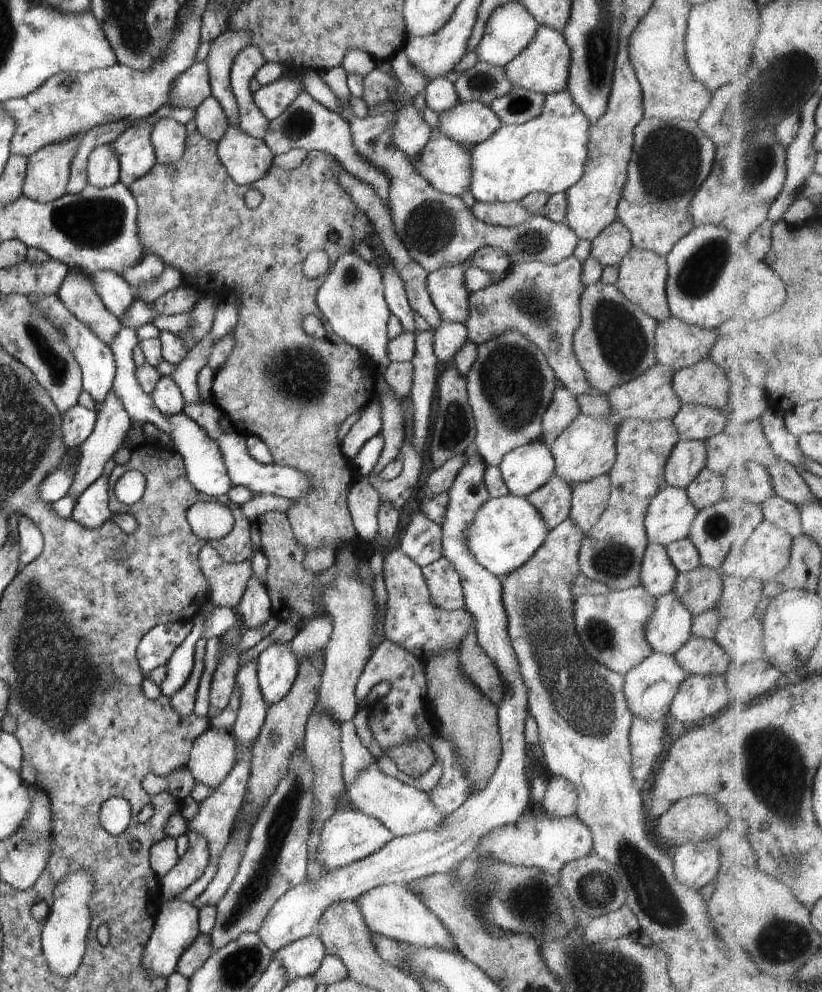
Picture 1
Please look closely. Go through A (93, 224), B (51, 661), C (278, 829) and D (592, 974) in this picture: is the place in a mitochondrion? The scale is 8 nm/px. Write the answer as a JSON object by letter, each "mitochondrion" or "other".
{"A":"mitochondrion","B":"mitochondrion","C":"mitochondrion","D":"mitochondrion"}

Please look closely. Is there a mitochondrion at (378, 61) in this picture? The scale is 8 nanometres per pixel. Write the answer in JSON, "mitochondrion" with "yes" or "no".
{"mitochondrion":"no"}

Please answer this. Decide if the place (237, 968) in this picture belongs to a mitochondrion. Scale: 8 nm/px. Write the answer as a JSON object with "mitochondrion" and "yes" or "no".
{"mitochondrion":"yes"}

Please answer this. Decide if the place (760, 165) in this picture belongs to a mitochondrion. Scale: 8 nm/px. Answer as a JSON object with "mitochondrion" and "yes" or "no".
{"mitochondrion":"yes"}

